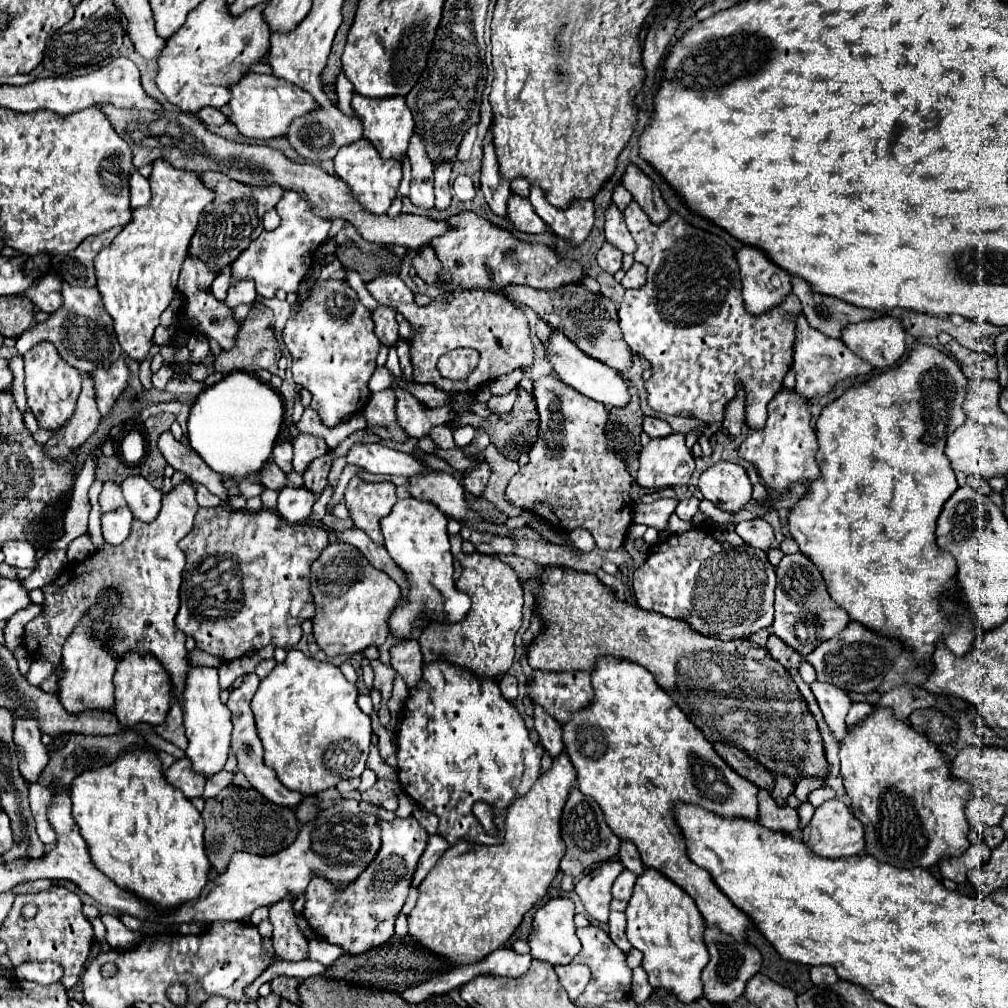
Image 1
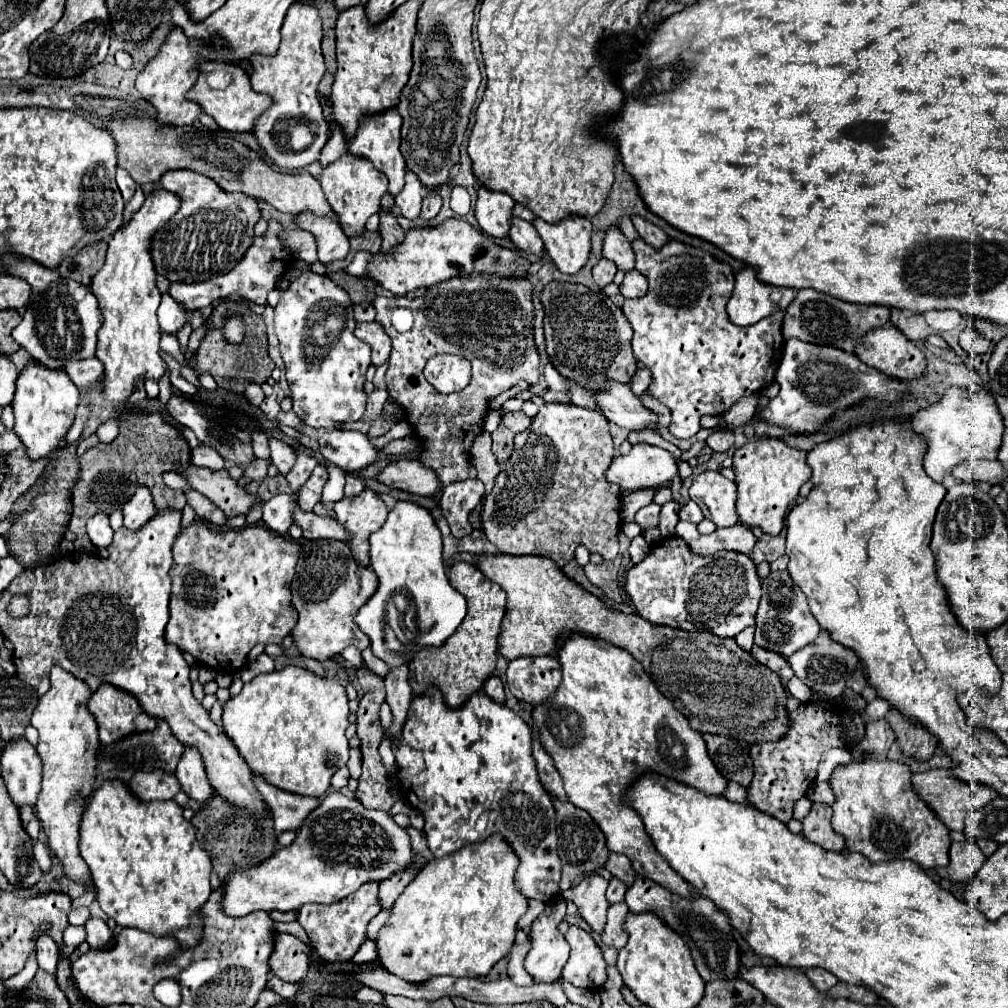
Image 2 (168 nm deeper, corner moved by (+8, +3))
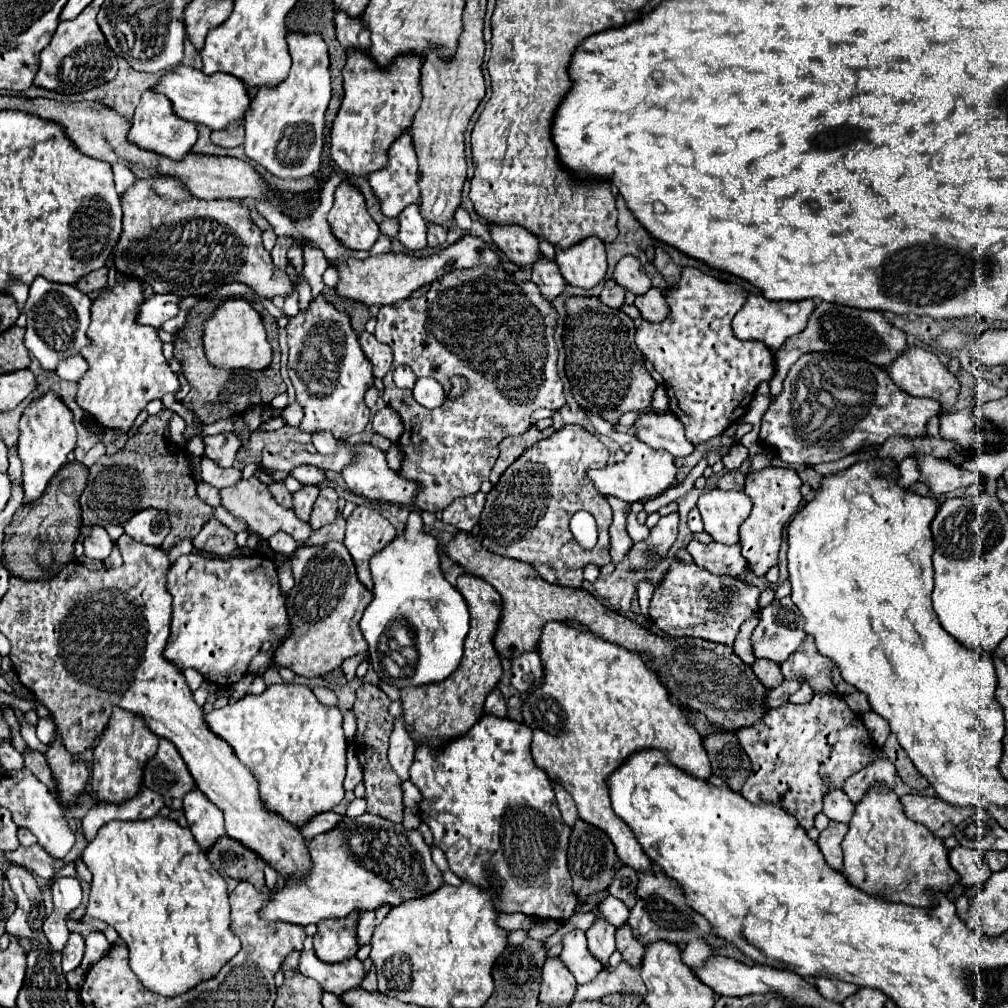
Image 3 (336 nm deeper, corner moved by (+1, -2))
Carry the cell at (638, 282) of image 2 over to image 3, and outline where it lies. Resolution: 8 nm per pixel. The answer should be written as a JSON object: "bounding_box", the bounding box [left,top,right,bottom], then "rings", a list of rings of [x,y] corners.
{"bounding_box":[635,288,667,322],"rings":[[[651,288],[645,294],[637,296],[635,306],[639,308],[641,316],[645,320],[651,320],[651,322],[663,320],[663,316],[667,316],[667,304],[665,304],[663,292],[659,288]]]}

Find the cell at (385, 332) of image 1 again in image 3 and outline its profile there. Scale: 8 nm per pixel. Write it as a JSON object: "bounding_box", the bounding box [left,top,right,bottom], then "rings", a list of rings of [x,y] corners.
{"bounding_box":[359,332,393,378],"rings":[[[363,332],[359,336],[359,344],[365,352],[365,356],[371,360],[373,364],[373,374],[377,378],[383,378],[389,370],[391,370],[391,364],[393,364],[393,352],[387,344],[381,344],[373,334],[369,332]]]}

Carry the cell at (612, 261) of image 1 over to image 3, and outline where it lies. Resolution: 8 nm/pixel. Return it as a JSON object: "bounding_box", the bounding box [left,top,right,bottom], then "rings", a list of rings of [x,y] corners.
{"bounding_box":[599,278,625,308],"rings":[[[609,278],[609,280],[605,282],[605,288],[603,288],[603,292],[601,292],[599,298],[601,298],[601,302],[603,302],[605,306],[619,308],[619,306],[623,304],[623,298],[625,298],[625,288],[619,286],[613,278]]]}

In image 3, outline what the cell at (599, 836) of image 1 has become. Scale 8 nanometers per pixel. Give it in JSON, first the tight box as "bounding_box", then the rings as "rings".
{"bounding_box":[567,820,621,898],"rings":[[[577,820],[571,828],[567,860],[569,860],[569,872],[573,876],[573,892],[579,898],[605,890],[611,884],[613,874],[621,868],[621,860],[617,858],[613,842],[605,836],[605,832],[587,822],[581,822],[581,820]]]}

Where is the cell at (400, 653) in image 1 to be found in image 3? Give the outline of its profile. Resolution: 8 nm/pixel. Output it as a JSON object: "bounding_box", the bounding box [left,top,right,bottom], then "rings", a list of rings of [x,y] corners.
{"bounding_box":[389,714,417,780],"rings":[[[401,714],[399,718],[395,718],[395,728],[389,738],[389,764],[401,780],[409,778],[409,766],[413,764],[415,750],[417,750],[417,742],[413,734],[407,730]]]}

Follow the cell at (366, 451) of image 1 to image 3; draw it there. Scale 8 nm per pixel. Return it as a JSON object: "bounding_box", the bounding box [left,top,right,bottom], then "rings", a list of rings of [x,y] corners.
{"bounding_box":[313,432,339,456],"rings":[[[315,432],[313,434],[313,446],[317,448],[319,454],[323,456],[333,456],[339,450],[339,440],[331,432]]]}

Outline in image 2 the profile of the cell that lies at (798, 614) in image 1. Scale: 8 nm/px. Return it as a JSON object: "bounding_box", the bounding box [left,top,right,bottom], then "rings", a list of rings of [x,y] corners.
{"bounding_box":[754,571,820,657],"rings":[[[788,571],[770,573],[762,581],[762,597],[760,597],[758,613],[756,613],[754,643],[758,647],[764,647],[768,651],[776,651],[776,653],[788,657],[794,651],[798,651],[800,647],[812,643],[812,639],[816,639],[818,633],[820,633],[820,625],[816,623],[816,619],[812,617],[812,613],[808,609],[806,595],[788,577]]]}

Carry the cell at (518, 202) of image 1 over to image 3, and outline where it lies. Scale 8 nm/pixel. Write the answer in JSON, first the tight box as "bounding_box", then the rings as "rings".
{"bounding_box":[531,256,565,300],"rings":[[[539,256],[539,260],[533,262],[531,280],[541,288],[543,296],[547,296],[547,300],[557,298],[565,288],[565,280],[563,280],[563,276],[559,272],[557,262],[549,260],[545,256]]]}

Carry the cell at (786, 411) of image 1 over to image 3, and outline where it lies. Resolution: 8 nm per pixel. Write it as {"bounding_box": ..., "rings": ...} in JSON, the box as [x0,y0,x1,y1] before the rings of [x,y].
{"bounding_box":[741,466,801,574],"rings":[[[767,466],[763,470],[753,470],[747,474],[745,480],[745,494],[753,500],[753,510],[749,518],[741,524],[741,546],[743,556],[749,562],[749,568],[755,574],[767,574],[771,566],[777,564],[779,546],[783,540],[783,526],[791,520],[791,516],[797,512],[801,504],[801,478],[793,468],[781,468],[781,466]]]}

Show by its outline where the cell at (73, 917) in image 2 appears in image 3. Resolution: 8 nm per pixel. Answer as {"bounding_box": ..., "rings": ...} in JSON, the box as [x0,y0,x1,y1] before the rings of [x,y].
{"bounding_box":[81,816,239,996],"rings":[[[163,816],[133,822],[115,820],[99,828],[81,858],[93,874],[85,916],[109,922],[117,930],[129,948],[131,970],[145,988],[161,996],[183,994],[199,980],[215,976],[215,972],[239,952],[239,938],[229,930],[227,884],[219,872],[215,872],[189,828]]]}

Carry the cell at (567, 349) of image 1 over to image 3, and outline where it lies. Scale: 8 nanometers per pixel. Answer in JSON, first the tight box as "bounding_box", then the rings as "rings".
{"bounding_box":[633,412,693,456],"rings":[[[645,412],[639,414],[633,428],[637,430],[637,440],[645,442],[651,448],[663,448],[677,456],[689,456],[693,452],[691,442],[687,442],[683,434],[683,424],[673,412],[657,414],[657,412]]]}

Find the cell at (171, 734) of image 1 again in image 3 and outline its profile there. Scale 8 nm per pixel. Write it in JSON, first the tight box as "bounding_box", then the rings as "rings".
{"bounding_box":[143,738,195,810],"rings":[[[161,738],[157,754],[145,764],[143,770],[143,784],[165,798],[165,804],[173,810],[181,808],[181,800],[185,792],[189,792],[195,782],[193,776],[183,762],[177,748]]]}

